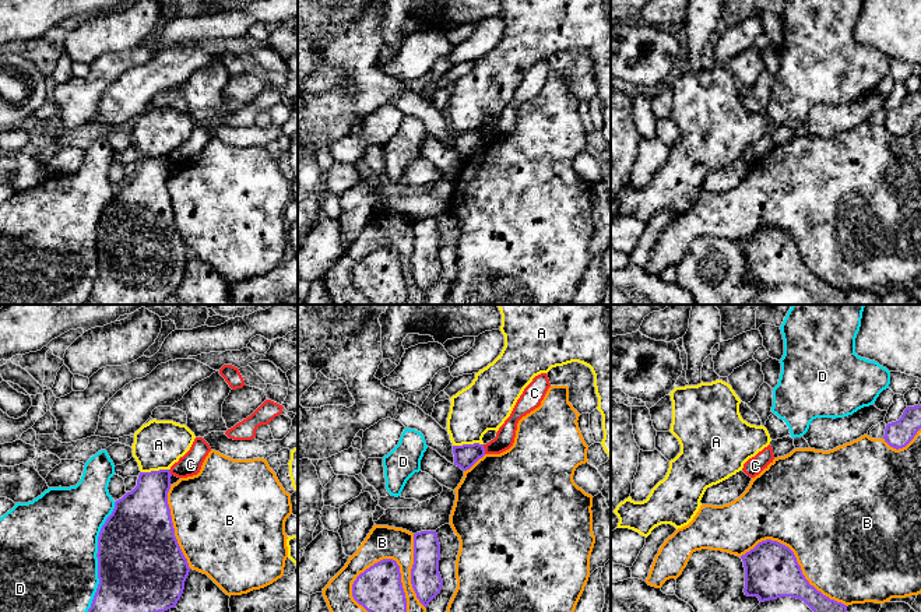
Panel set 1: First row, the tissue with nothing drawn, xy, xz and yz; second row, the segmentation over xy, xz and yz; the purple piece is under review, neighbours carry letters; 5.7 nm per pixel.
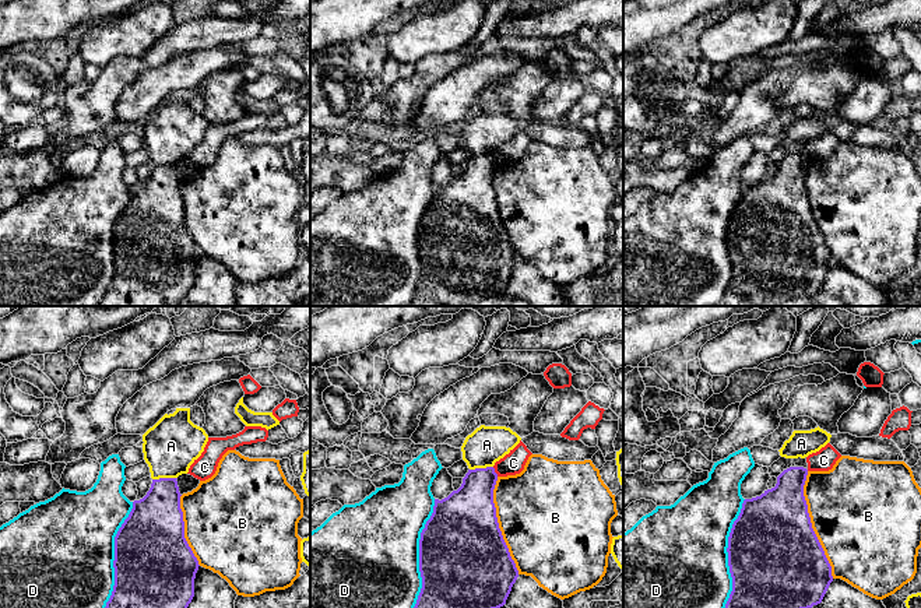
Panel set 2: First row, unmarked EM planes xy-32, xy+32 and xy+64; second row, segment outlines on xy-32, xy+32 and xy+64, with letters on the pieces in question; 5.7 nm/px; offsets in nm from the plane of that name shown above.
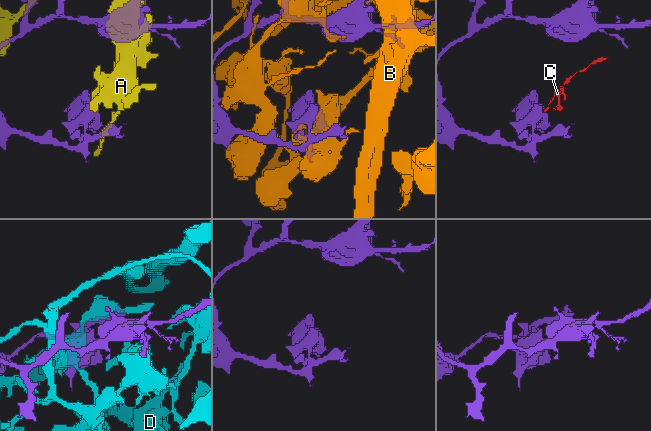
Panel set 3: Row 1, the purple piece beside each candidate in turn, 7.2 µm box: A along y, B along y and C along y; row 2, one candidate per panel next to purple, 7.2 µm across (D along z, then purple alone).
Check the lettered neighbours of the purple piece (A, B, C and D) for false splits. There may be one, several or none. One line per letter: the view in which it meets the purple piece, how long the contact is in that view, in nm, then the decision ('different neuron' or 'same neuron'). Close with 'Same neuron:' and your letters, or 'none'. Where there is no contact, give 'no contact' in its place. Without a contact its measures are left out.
A: meets purple in xz; contact 180 nm long; different neuron
B: meets purple in xz; contact 380 nm long; different neuron
C: meets purple in xz; contact 60 nm long; different neuron
D: meets purple in xy; contact 700 nm long; different neuron
Same neuron: none

